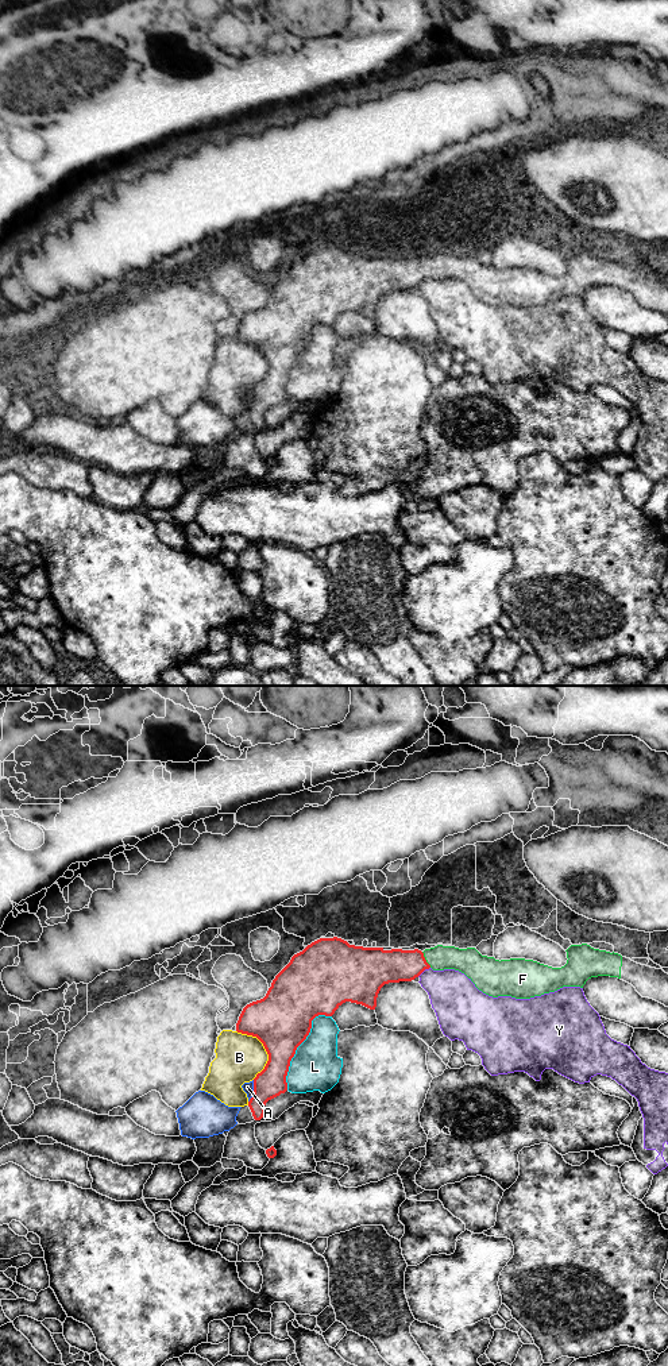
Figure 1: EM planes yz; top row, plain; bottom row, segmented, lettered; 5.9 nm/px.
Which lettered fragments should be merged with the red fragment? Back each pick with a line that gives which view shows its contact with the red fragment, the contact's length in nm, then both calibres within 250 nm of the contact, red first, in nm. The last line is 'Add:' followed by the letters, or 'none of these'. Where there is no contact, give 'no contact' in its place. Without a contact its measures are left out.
F: contact in yz; length 110 nm; calibres 200 and 150 nm
Add: F

